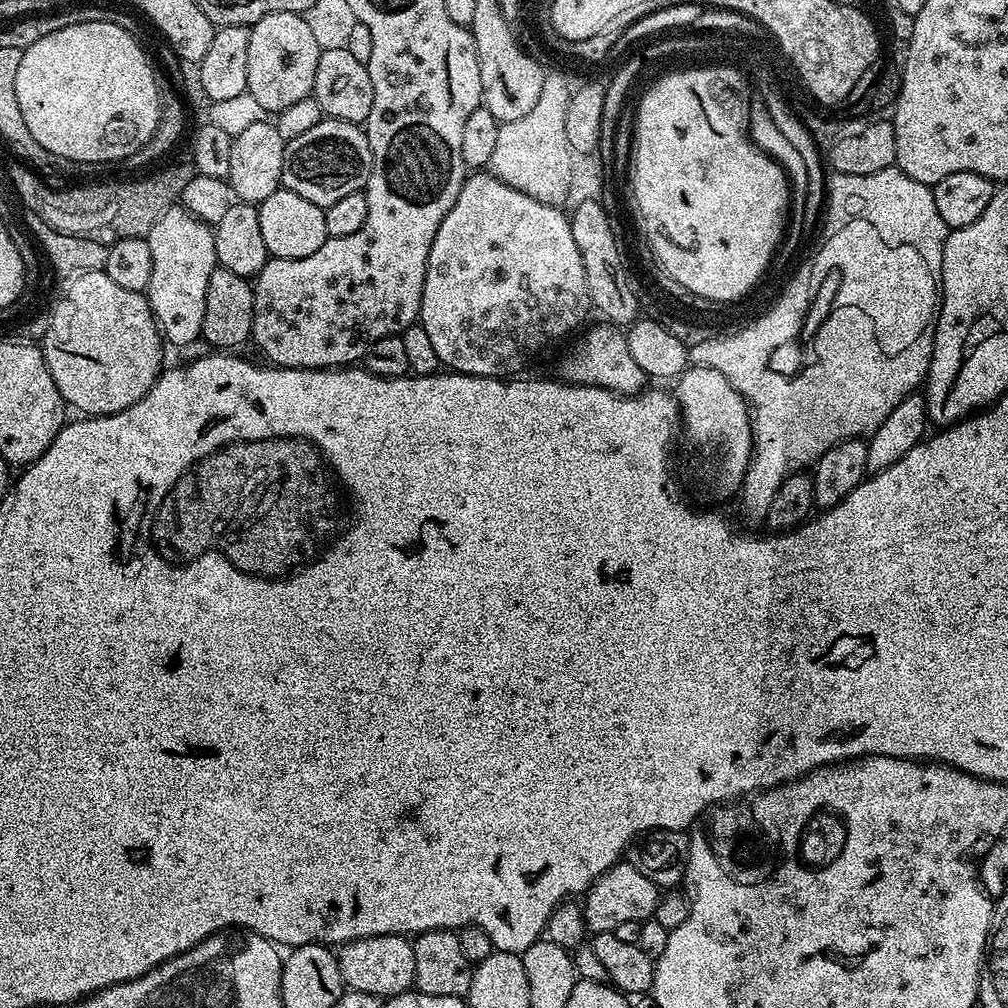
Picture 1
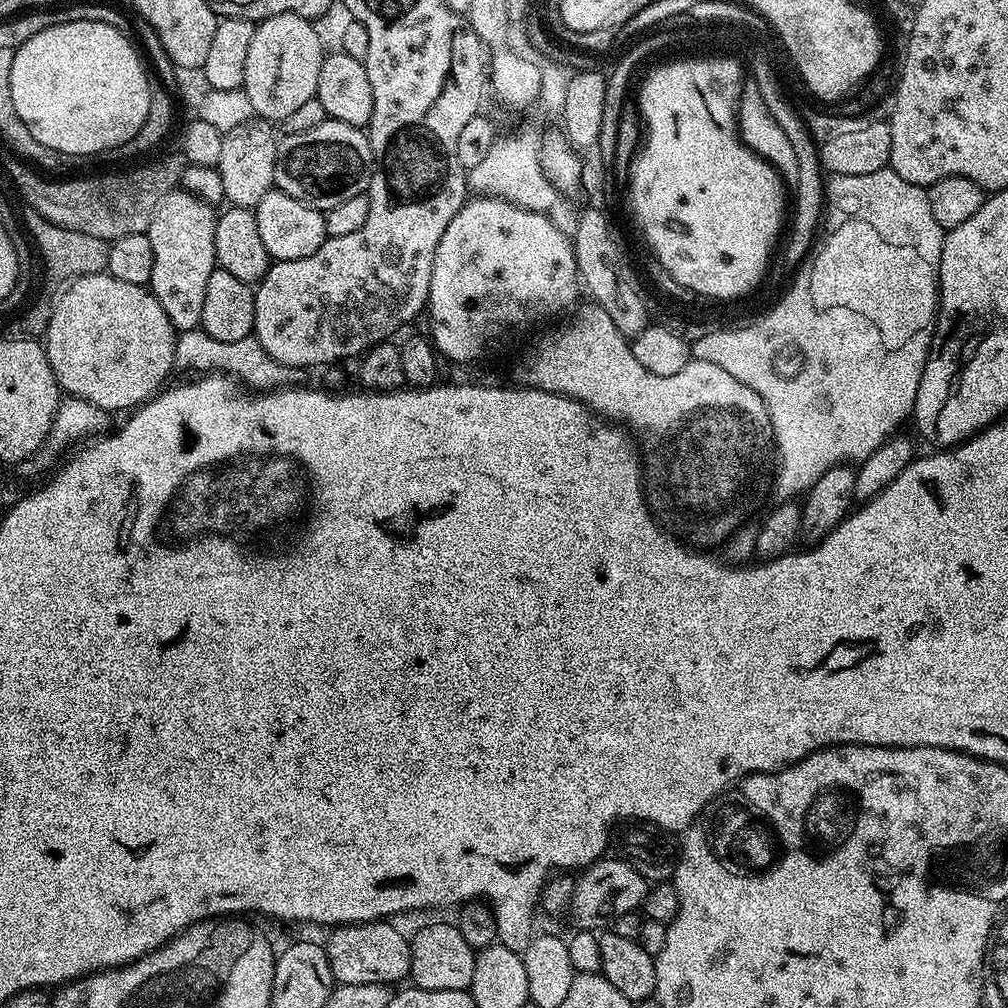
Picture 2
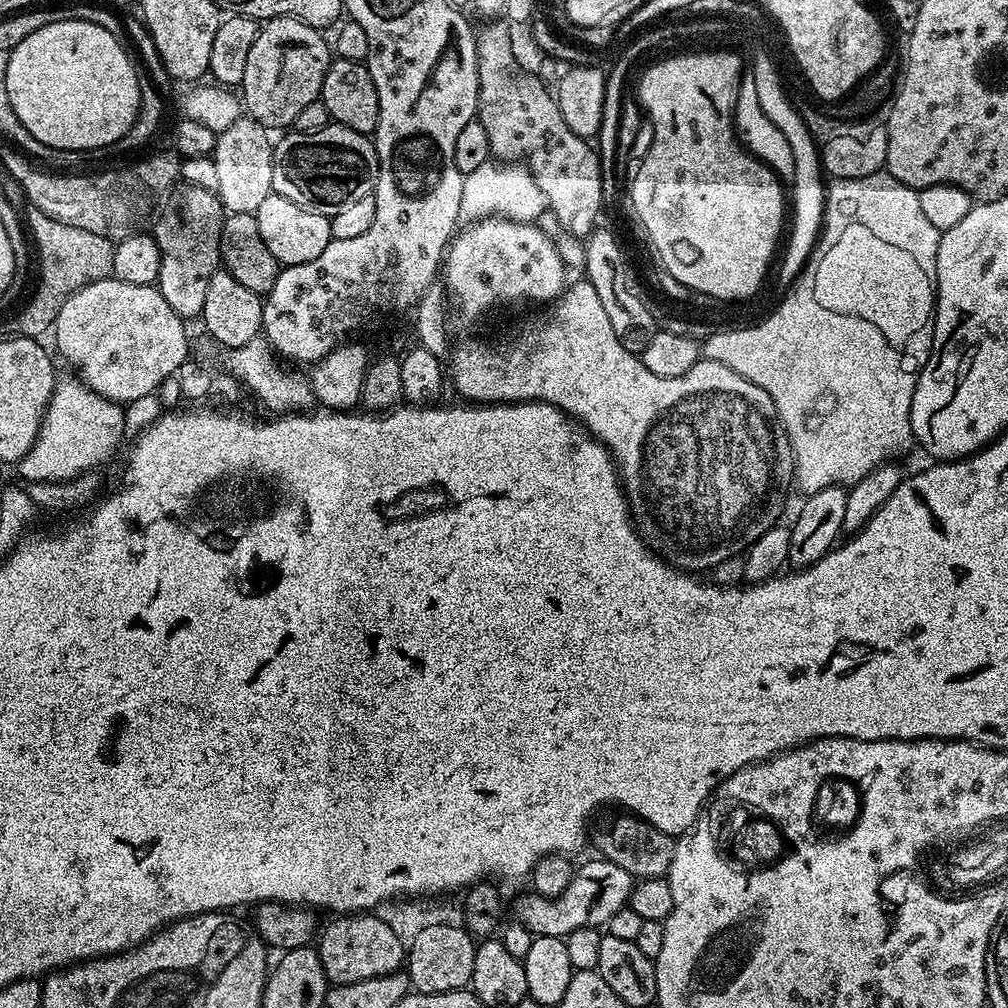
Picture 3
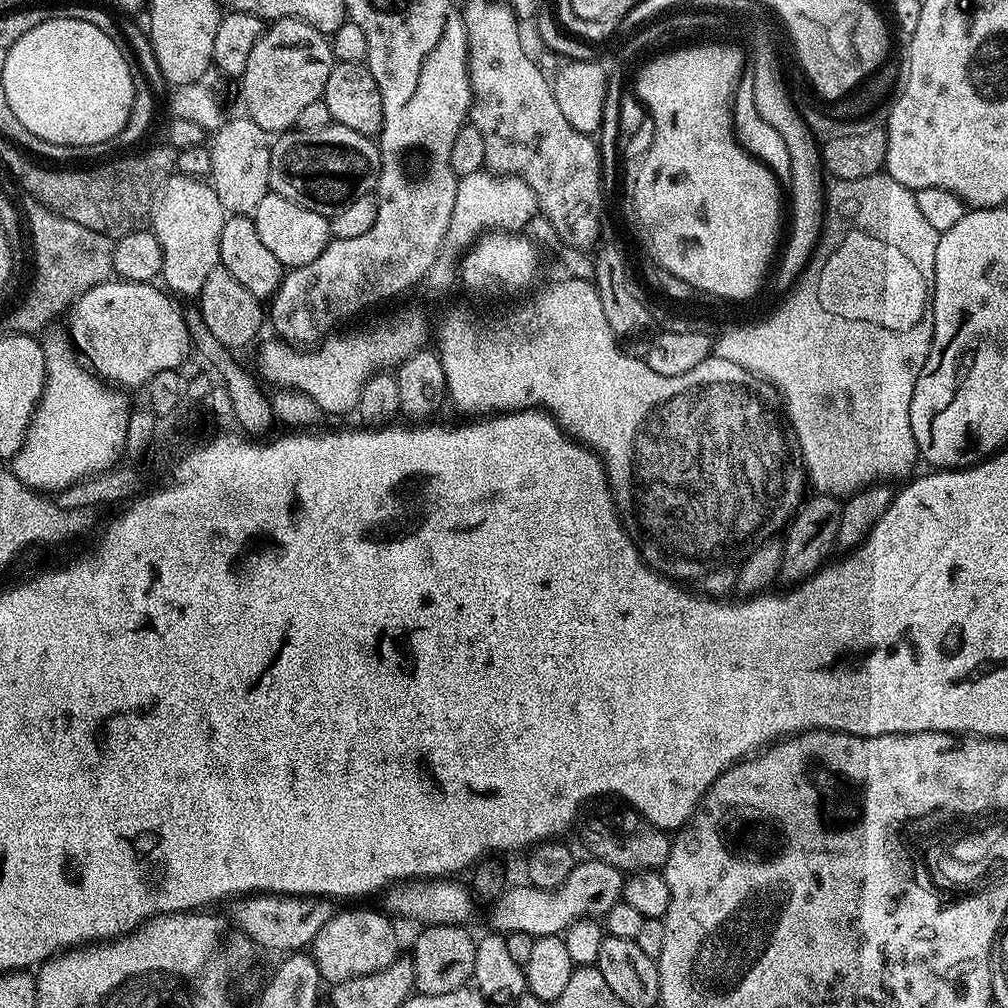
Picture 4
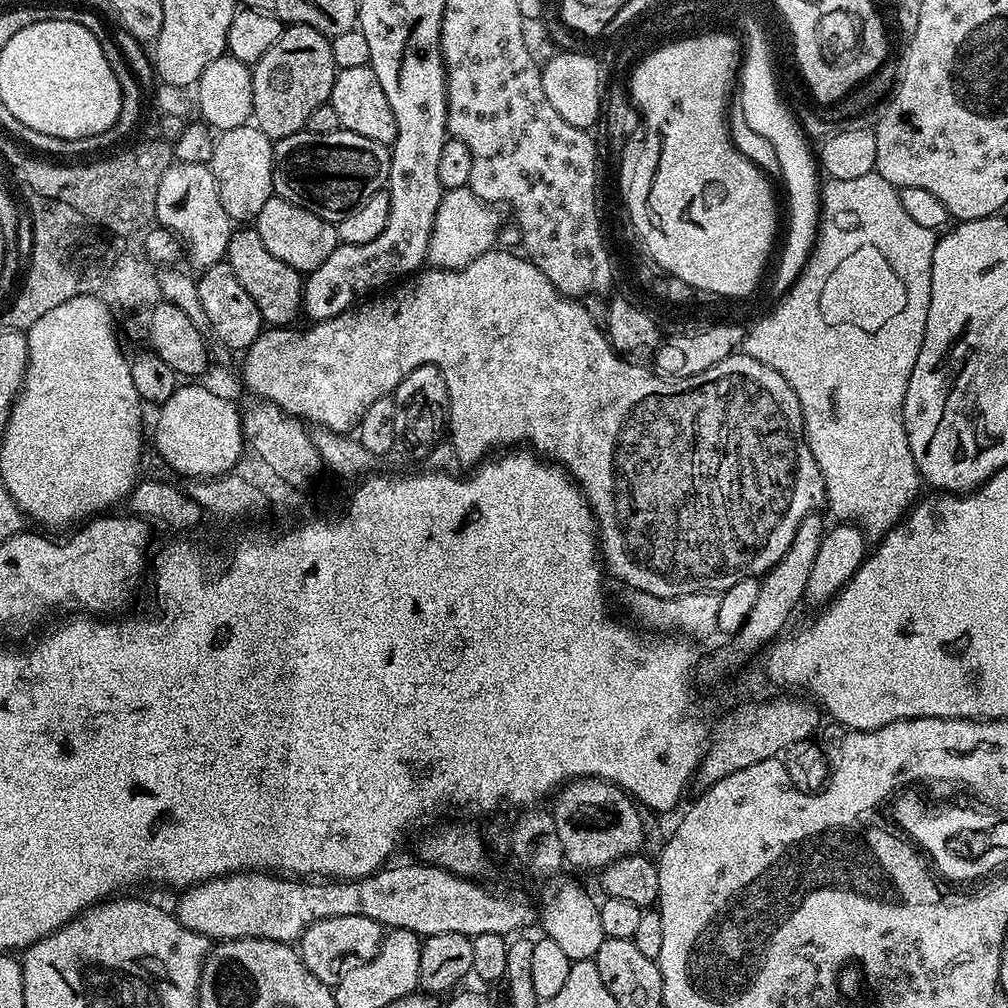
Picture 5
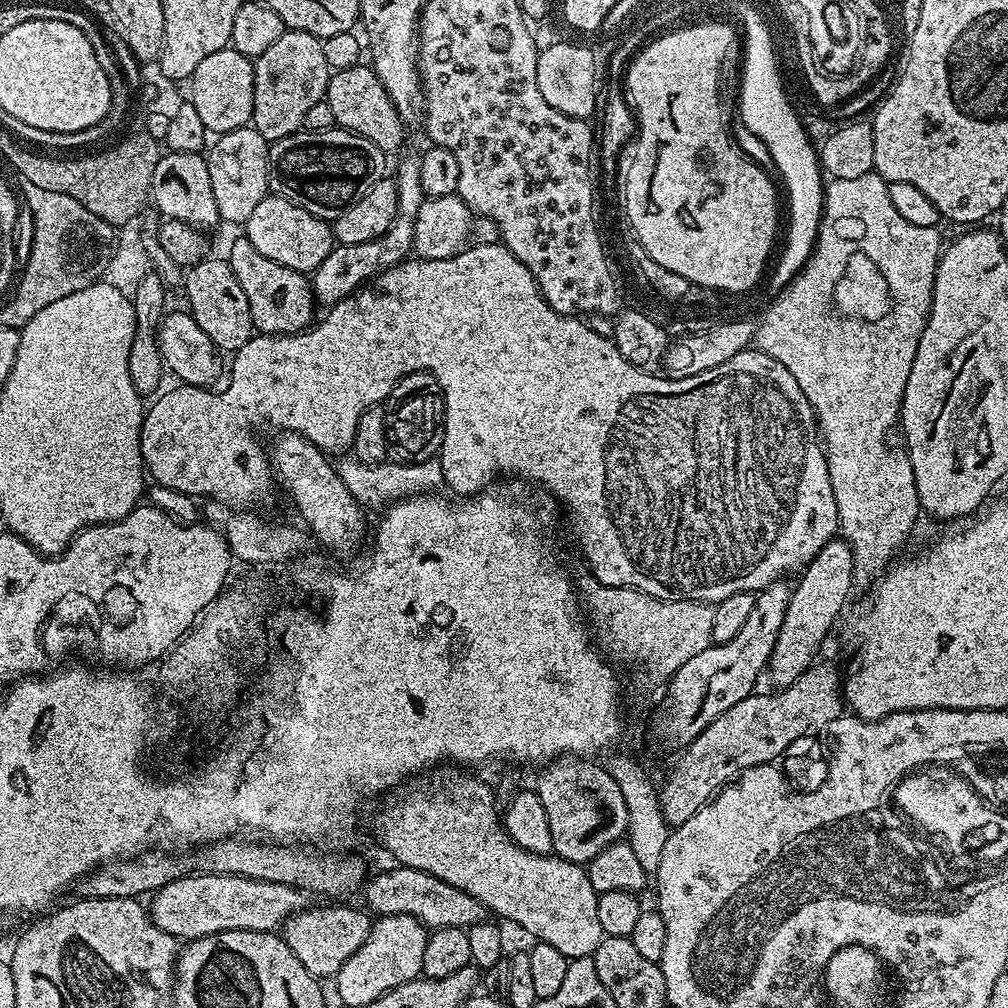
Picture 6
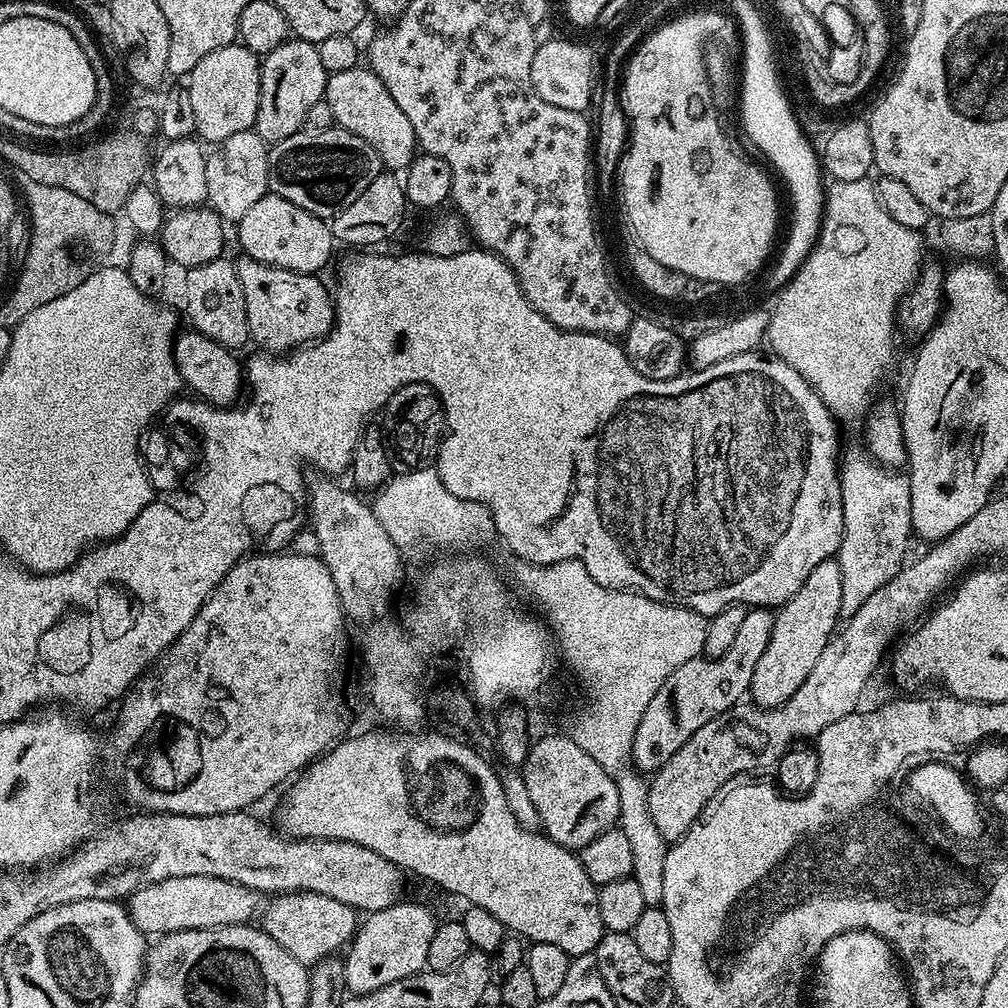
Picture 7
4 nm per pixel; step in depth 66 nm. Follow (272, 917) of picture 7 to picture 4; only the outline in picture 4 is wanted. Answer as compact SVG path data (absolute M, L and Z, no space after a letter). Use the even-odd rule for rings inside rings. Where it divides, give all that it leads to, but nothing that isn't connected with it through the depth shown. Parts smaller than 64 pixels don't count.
M356 908L353 912L337 911L335 916L318 930L310 945L310 955L320 971L325 985L338 986L355 976L365 976L380 972L397 959L400 944L396 941L396 928L383 911L370 912L366 908Z

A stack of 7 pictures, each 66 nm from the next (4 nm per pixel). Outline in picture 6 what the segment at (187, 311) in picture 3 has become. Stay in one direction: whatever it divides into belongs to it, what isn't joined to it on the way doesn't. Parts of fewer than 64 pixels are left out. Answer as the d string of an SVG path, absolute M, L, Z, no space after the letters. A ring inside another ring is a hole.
M170 152L161 155L158 166L154 168L151 203L161 212L161 217L181 220L196 228L211 230L221 223L218 205L214 202L214 191L210 184L210 172L206 159L199 152Z

